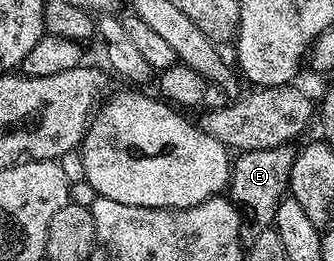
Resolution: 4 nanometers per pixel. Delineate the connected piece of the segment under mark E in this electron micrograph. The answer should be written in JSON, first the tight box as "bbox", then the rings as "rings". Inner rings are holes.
{"bbox":[228,144,295,244],"rings":[[[285,144],[271,150],[244,150],[233,159],[228,197],[242,217],[240,240],[243,244],[249,244],[256,240],[260,232],[273,227],[276,208],[288,192],[295,153],[293,145]]]}

